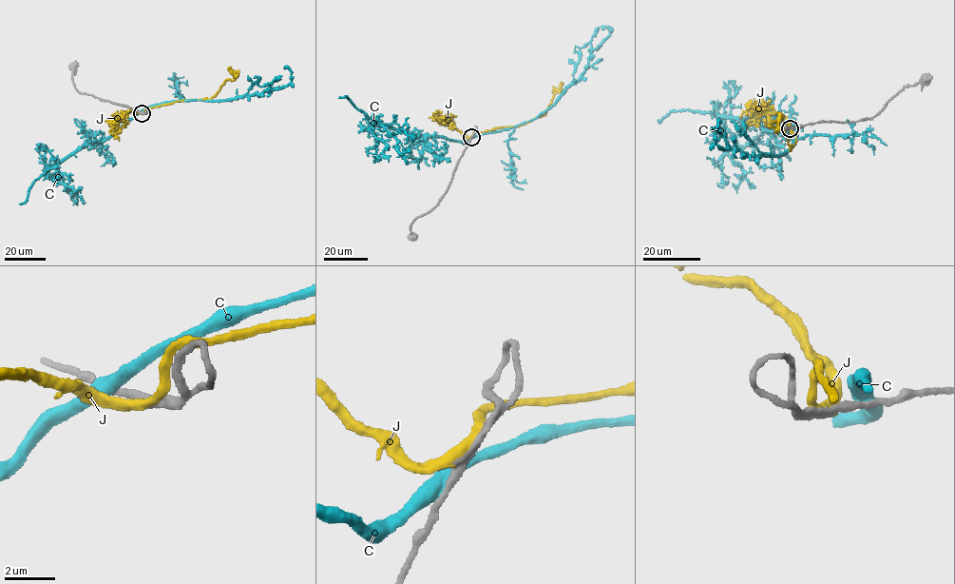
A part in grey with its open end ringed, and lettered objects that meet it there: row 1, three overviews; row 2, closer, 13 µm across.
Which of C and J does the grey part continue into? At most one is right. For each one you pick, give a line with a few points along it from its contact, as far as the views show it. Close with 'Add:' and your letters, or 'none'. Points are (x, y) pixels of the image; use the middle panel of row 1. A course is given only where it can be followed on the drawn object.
J: Its course: (472, 136), (474, 132), (519, 126), (542, 116), (554, 93), (560, 90), (553, 87)
Add: J

